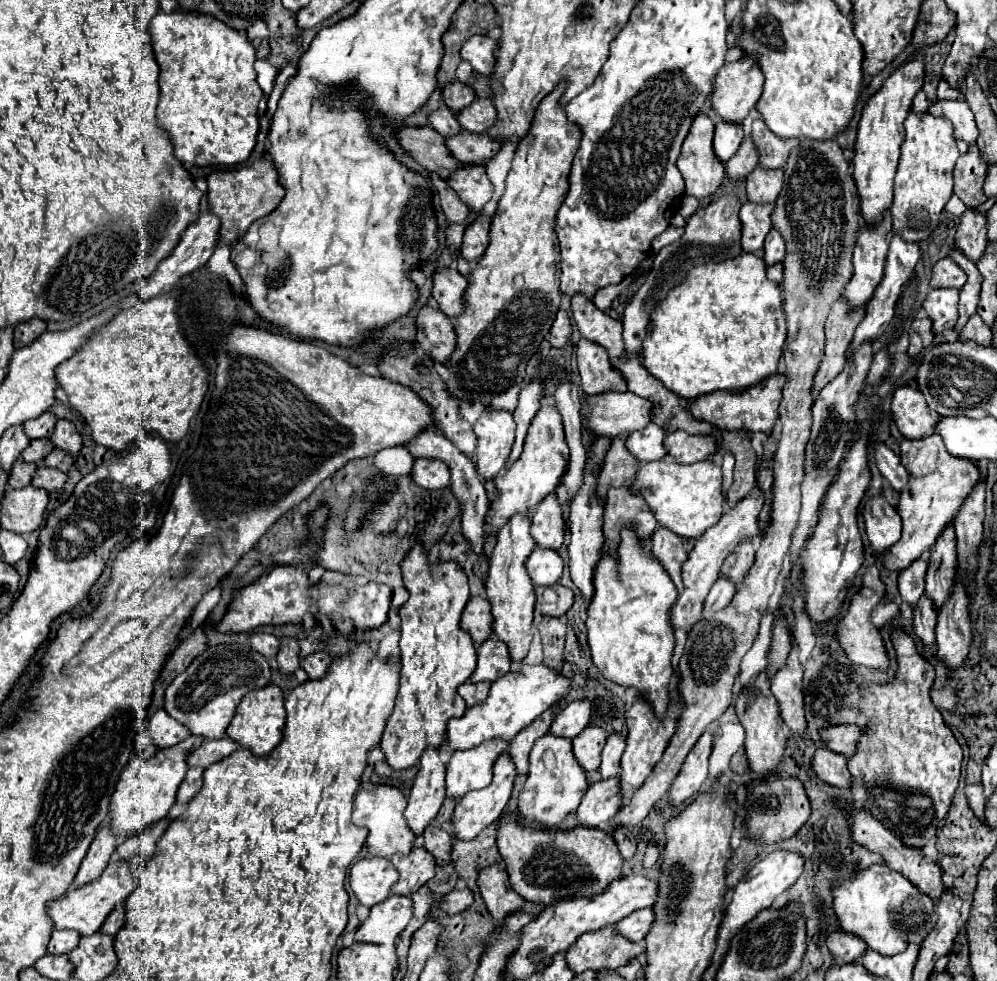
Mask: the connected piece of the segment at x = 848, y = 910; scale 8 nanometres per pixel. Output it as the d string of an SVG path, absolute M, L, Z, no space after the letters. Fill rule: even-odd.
M876 864L866 870L860 870L852 878L844 878L832 886L832 908L840 922L840 928L826 936L826 946L832 952L836 962L852 962L860 958L868 948L892 956L904 952L904 948L914 942L922 944L926 934L934 928L936 914L934 902L922 894L914 884L910 884L900 872L890 870L886 864ZM852 934L858 936L852 936ZM866 942L866 944L864 944Z

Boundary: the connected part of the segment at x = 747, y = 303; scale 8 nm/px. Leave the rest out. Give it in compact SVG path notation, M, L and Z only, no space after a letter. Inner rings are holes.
M740 254L726 262L712 262L692 268L680 286L672 288L650 316L642 344L644 368L680 398L694 400L714 390L744 390L778 370L786 340L782 290L766 278L766 264L754 254Z

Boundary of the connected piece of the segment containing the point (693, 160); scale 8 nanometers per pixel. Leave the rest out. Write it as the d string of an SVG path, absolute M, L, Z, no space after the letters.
M700 112L700 116L692 120L692 128L682 144L682 152L676 162L686 182L686 194L696 198L714 194L726 174L724 164L712 154L712 136L714 122L708 114Z

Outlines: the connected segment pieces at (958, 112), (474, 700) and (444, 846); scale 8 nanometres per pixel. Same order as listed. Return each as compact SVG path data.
M962 96L956 100L936 100L928 110L932 116L946 116L952 122L954 138L962 138L968 144L976 144L978 128L972 110L968 108L968 102Z
M466 682L458 688L458 694L466 700L466 708L472 708L488 696L488 690L490 690L490 682L478 682L478 684Z
M428 826L424 832L424 848L436 858L438 866L444 866L450 862L452 838L440 826Z

